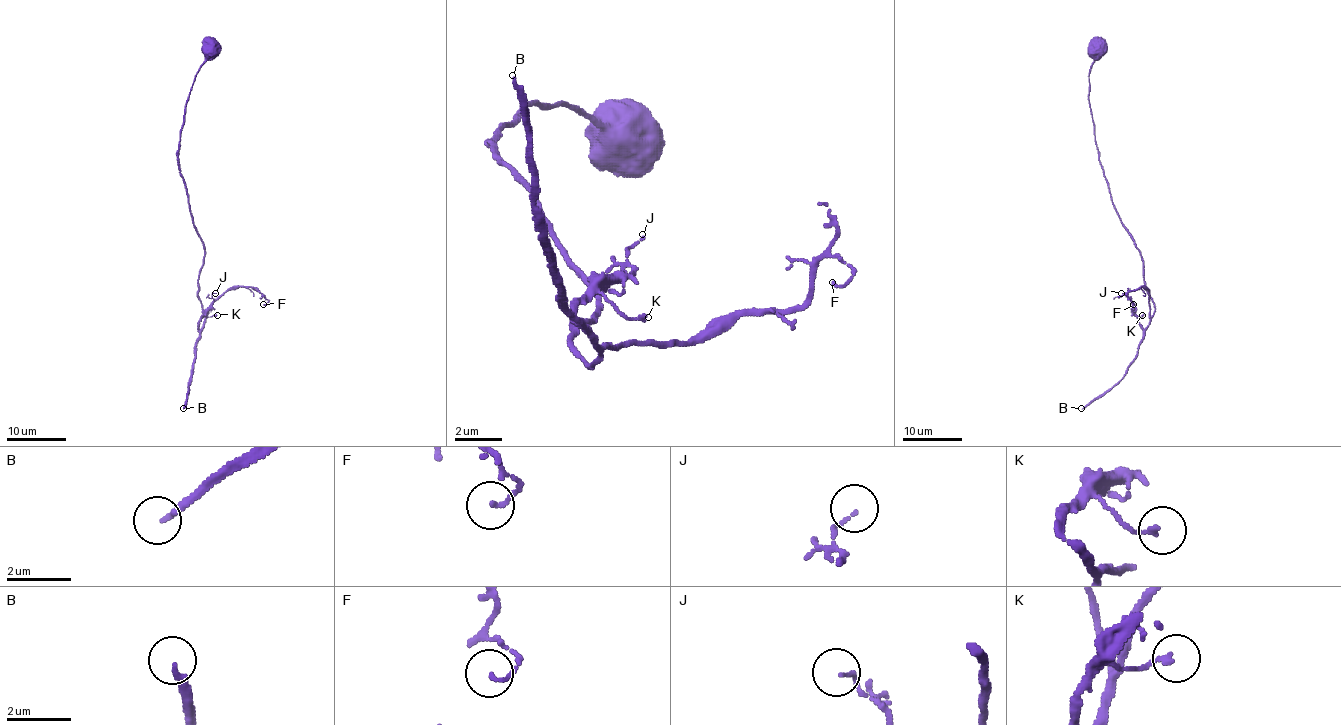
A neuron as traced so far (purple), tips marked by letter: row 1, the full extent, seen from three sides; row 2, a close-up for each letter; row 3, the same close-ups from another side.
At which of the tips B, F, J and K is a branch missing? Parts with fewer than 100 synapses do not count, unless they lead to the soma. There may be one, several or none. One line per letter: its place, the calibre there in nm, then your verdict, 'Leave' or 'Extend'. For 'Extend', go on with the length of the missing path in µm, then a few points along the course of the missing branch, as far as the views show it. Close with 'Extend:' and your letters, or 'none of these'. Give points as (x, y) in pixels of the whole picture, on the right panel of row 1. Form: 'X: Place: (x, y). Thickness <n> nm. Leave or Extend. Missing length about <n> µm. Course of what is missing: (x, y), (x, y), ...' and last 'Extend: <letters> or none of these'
B: Place: (1081, 408). Thickness 190 nm. Extend. Missing length about 150 µm
F: Place: (1133, 304). Thickness 110 nm. Leave
J: Place: (1121, 293). Thickness 80 nm. Leave
K: Place: (1142, 315). Thickness 140 nm. Leave
Extend: B

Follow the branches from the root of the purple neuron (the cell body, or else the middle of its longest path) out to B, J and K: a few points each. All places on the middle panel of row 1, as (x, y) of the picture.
B: (625, 146), (566, 104), (495, 134), (595, 288), (571, 329), (589, 364), (512, 75)
J: (625, 146), (566, 104), (495, 134), (595, 288), (571, 329), (589, 364), (577, 305), (642, 234)
K: (625, 146), (566, 104), (495, 134), (595, 288), (571, 347), (601, 353), (577, 317), (595, 293), (648, 317)

